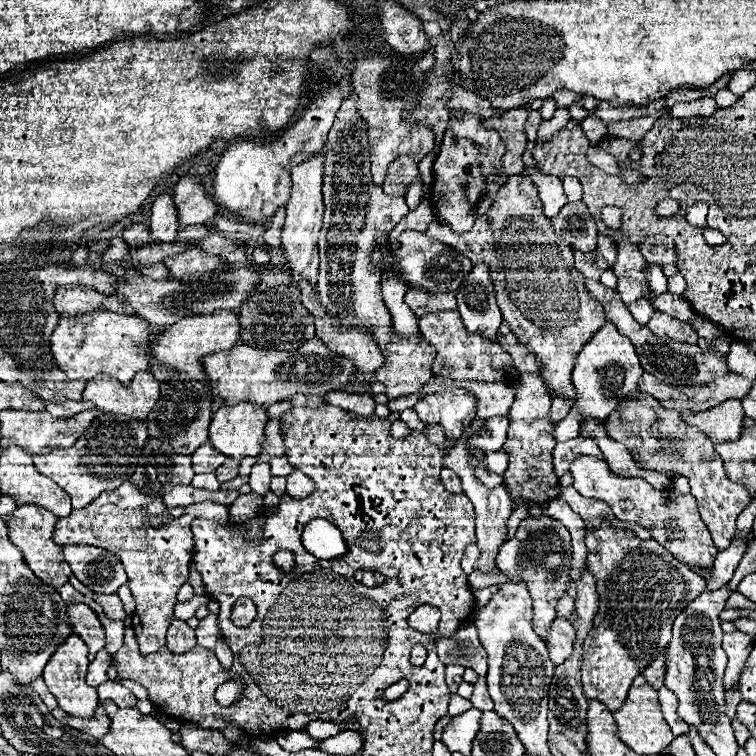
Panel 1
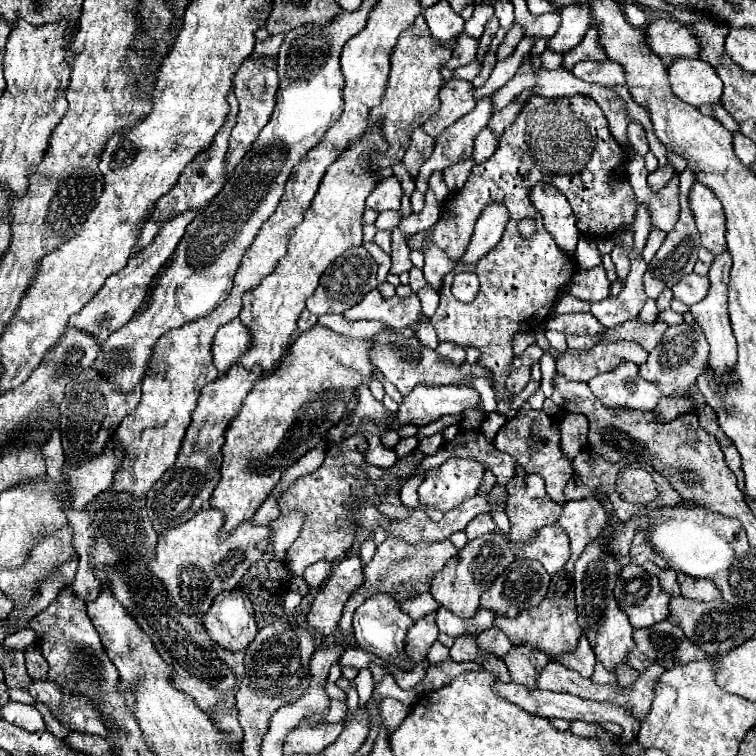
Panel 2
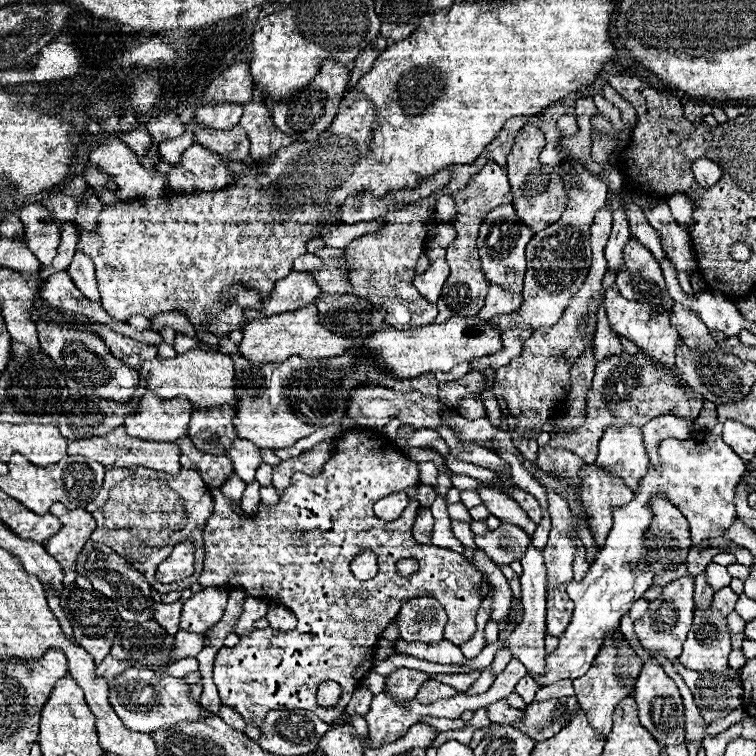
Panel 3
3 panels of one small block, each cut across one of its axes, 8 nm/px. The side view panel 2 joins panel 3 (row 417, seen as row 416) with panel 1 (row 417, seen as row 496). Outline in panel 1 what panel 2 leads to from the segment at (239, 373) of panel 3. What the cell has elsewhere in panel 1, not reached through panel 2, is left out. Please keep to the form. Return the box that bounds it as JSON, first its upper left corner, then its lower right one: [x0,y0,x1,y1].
[208,402,268,460]

